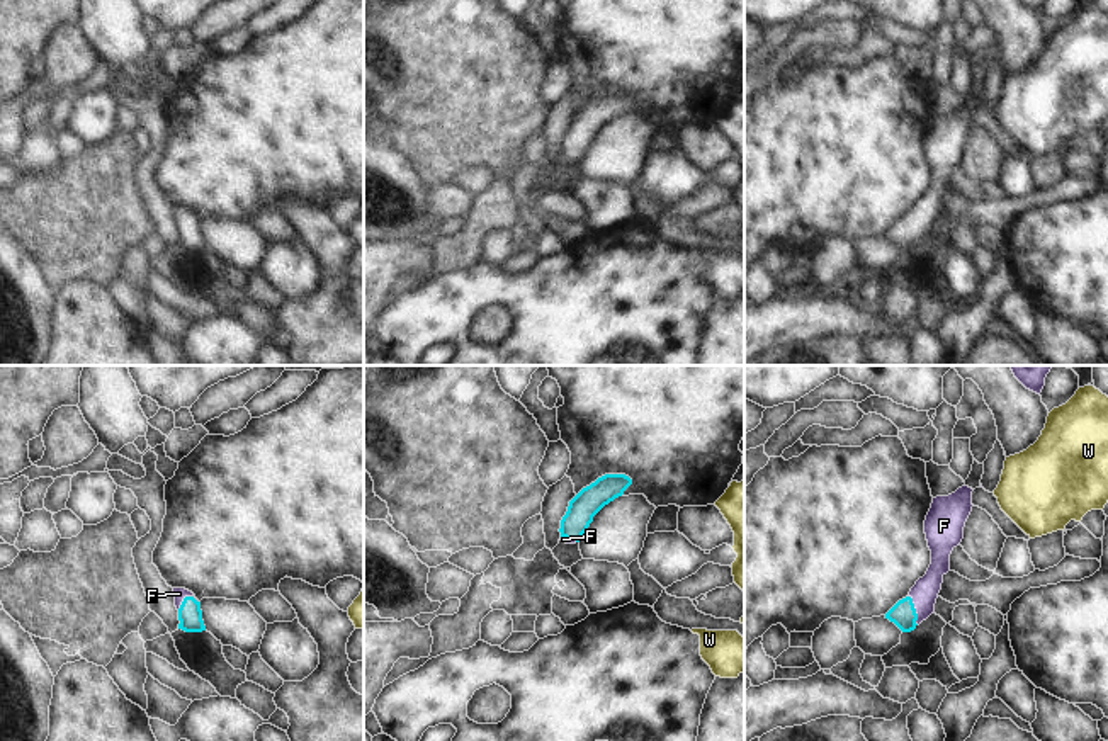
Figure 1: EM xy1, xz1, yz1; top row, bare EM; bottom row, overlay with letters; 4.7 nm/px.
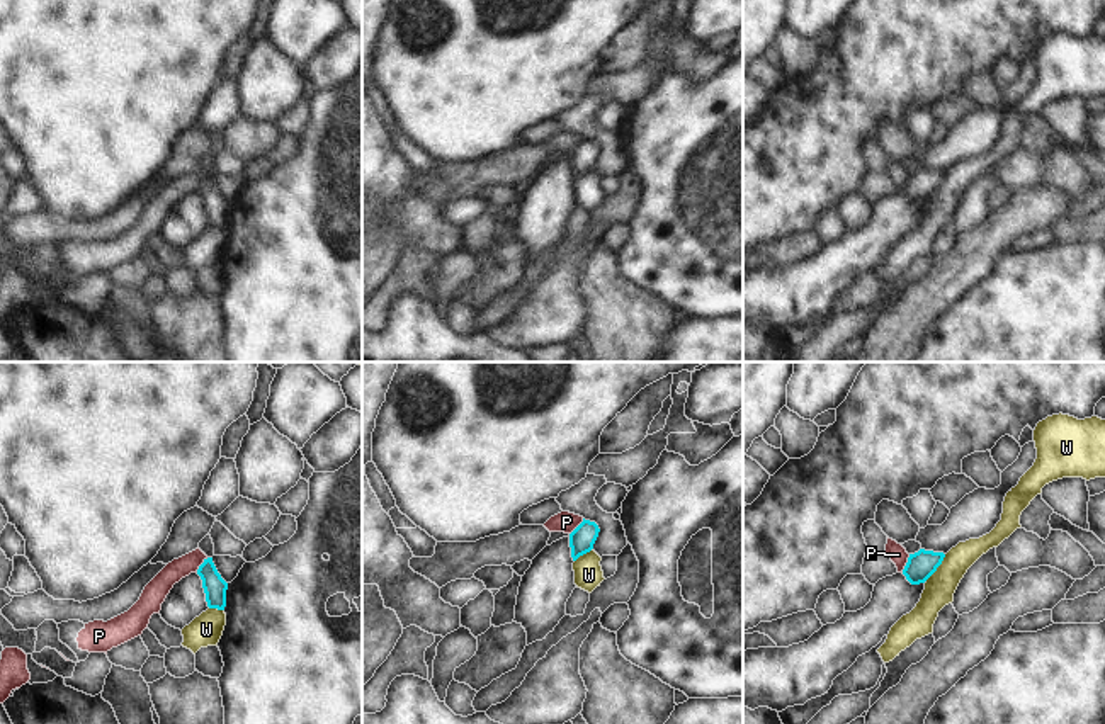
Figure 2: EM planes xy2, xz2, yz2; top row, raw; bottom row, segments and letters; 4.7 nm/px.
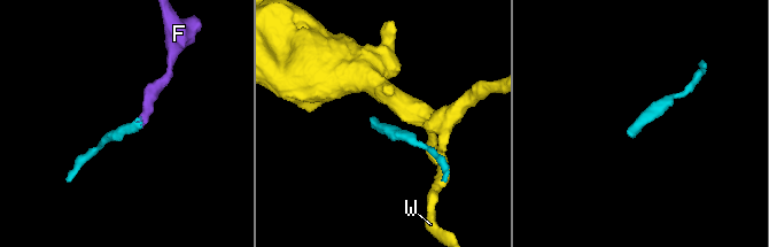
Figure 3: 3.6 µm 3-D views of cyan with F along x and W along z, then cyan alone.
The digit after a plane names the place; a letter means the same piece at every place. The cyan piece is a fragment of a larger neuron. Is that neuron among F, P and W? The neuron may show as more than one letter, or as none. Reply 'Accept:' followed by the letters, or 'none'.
Accept: F

